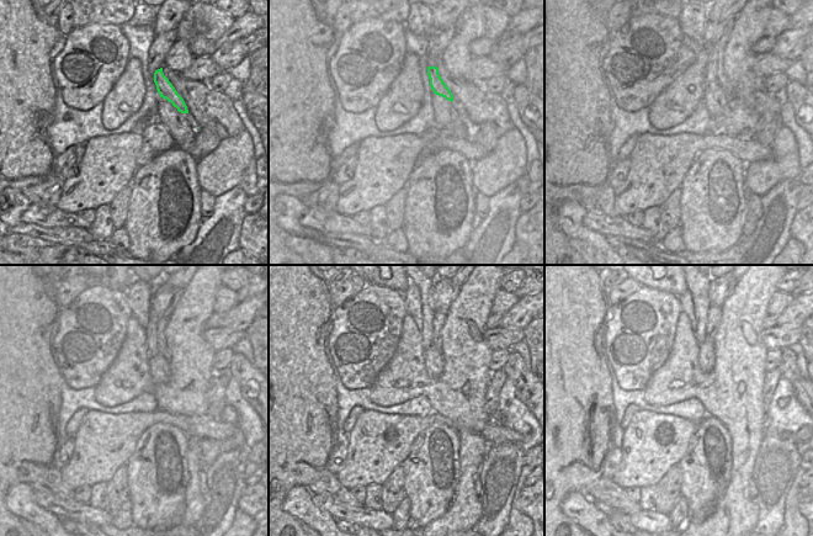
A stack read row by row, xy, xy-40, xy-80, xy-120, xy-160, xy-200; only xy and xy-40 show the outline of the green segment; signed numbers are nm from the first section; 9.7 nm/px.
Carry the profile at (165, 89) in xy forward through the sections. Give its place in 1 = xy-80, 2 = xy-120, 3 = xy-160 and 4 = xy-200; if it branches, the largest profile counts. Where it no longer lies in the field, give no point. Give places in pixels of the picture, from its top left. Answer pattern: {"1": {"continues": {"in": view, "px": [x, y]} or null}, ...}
{"1": {"continues": {"in": "xy-80", "px": [710, 73]}}, "2": {"continues": {"in": "xy-120", "px": [150, 330]}}, "3": {"continues": {"in": "xy-160", "px": [425, 290]}}, "4": {"continues": {"in": "xy-200", "px": [699, 290]}}}

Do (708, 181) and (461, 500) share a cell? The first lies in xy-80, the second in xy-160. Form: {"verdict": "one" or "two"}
{"verdict": "two"}

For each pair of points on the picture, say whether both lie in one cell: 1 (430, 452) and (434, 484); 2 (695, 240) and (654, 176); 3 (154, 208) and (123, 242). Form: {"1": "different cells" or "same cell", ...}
{"1": "same cell", "2": "different cells", "3": "different cells"}

